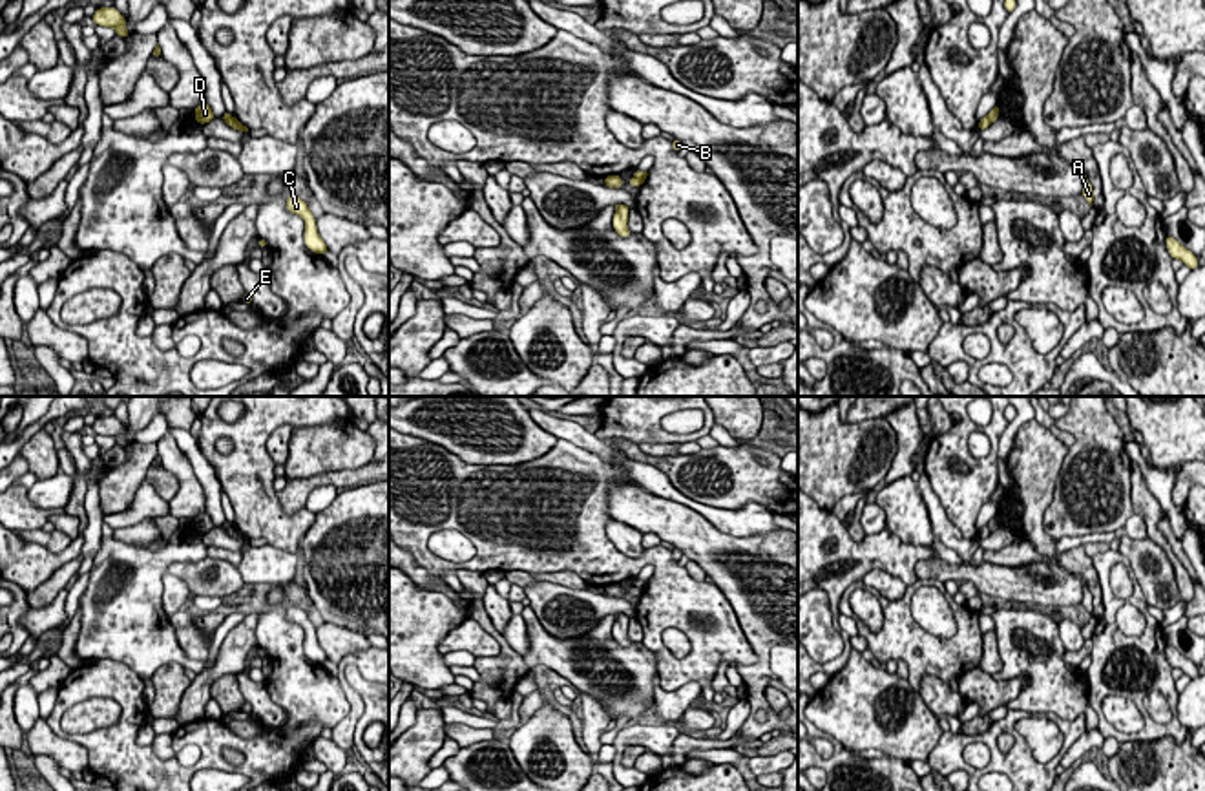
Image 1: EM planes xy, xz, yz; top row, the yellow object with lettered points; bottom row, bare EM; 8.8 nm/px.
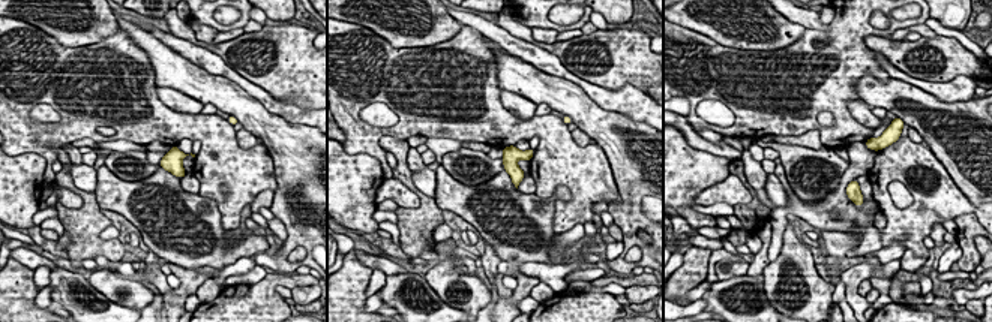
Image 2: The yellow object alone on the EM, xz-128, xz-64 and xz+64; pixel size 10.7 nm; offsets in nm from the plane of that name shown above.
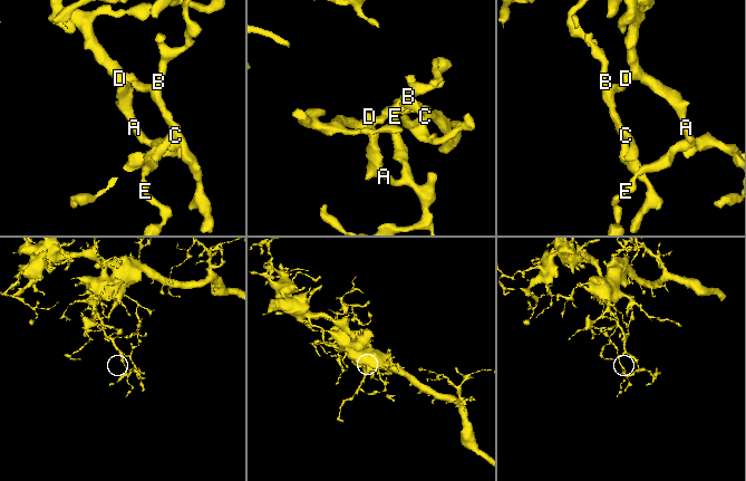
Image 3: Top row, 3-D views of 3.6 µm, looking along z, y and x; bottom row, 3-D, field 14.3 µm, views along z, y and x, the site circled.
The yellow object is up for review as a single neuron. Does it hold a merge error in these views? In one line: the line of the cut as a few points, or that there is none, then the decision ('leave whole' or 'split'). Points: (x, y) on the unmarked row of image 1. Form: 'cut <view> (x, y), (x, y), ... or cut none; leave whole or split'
cut xz (634, 585), (643, 590); split

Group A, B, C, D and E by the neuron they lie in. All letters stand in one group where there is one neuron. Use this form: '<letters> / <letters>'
A D E / B C

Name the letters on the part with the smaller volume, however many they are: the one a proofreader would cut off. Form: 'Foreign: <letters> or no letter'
Foreign: B, C

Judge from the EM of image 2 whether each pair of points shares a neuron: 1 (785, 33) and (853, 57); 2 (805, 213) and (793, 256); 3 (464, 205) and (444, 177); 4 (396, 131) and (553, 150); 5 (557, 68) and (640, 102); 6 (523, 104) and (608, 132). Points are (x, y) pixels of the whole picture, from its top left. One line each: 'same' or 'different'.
1: different
2: different
3: same
4: same
5: same
6: different

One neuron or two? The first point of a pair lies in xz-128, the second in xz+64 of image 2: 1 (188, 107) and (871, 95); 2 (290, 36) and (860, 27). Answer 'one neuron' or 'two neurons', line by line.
1: two neurons
2: two neurons

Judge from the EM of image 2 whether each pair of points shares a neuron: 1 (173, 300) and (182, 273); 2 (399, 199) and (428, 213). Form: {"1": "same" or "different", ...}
{"1": "same", "2": "different"}

